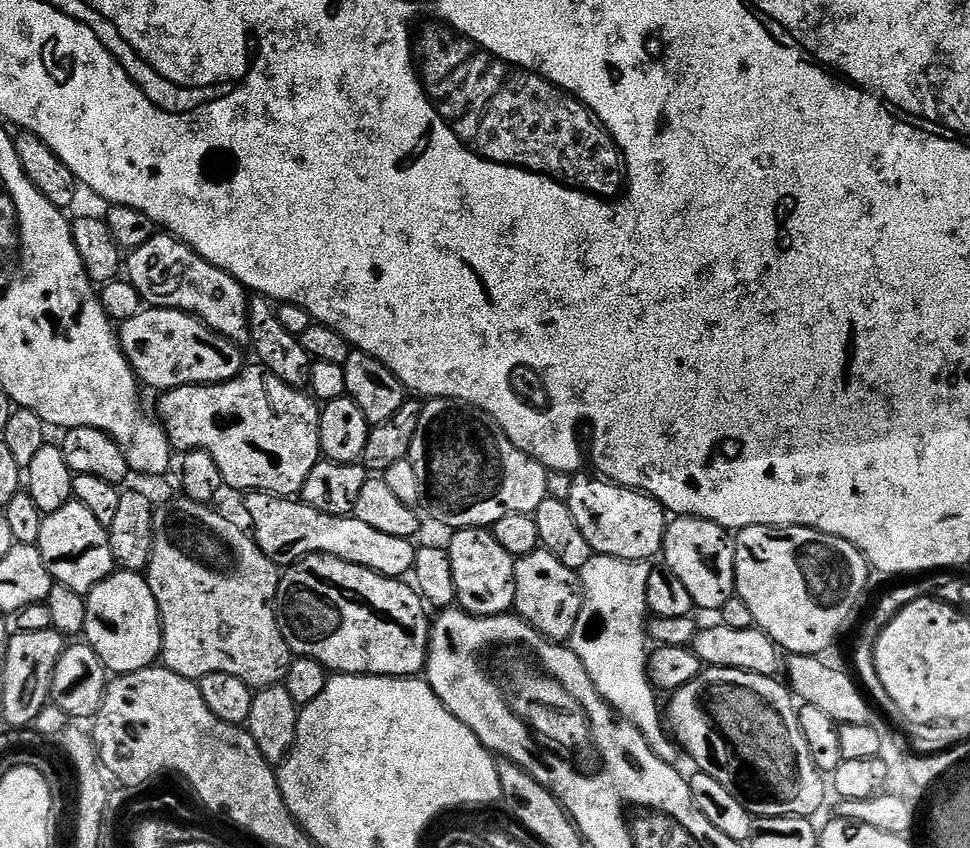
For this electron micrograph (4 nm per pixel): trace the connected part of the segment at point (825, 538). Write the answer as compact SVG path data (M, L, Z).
M750 526L741 528L735 533L736 546L736 595L746 602L746 606L754 614L754 622L761 632L765 632L776 644L776 647L793 656L820 656L840 636L840 631L848 624L848 619L856 612L864 591L868 588L868 572L870 565L864 555L850 542L838 538L834 534L826 534L822 530L803 528L802 526Z

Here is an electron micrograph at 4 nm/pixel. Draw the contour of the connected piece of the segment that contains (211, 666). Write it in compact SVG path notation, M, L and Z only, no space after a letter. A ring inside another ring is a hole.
M175 498L168 504L159 505L155 509L154 518L154 550L146 569L148 585L154 590L154 598L158 602L160 611L160 625L162 626L162 664L187 680L199 681L206 674L234 674L234 678L242 678L246 686L254 690L261 688L275 688L283 685L286 674L290 670L294 659L292 652L286 646L286 638L282 638L282 630L276 621L276 595L280 585L281 569L258 547L255 540L247 531L244 532L232 520L227 520L220 512L215 512L214 507L207 504L199 504L187 498Z

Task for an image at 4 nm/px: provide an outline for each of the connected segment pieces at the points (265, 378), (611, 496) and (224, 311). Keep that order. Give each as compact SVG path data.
M259 362L249 363L234 379L227 380L221 384L191 384L181 388L170 388L161 396L164 397L160 400L160 416L158 415L158 420L159 423L164 425L164 430L168 433L168 442L173 449L180 450L182 448L181 450L185 453L194 450L207 452L214 462L217 463L218 470L221 471L223 483L228 488L237 488L240 494L270 492L274 496L295 497L302 490L306 478L310 478L310 470L314 470L316 463L322 459L319 440L321 405L307 391L282 382L282 378L274 378L274 374L270 374L270 370L266 370L263 364Z
M584 475L572 476L570 498L566 503L570 514L574 514L574 522L578 522L578 530L582 530L586 542L590 542L593 553L645 562L651 561L651 556L659 557L664 546L664 532L670 523L663 506L645 492L623 488L595 475Z
M157 234L146 242L146 246L138 246L138 250L127 253L126 279L138 290L138 294L144 299L149 308L169 308L196 316L206 326L218 334L222 334L228 340L233 340L241 346L249 343L248 339L248 302L249 289L238 283L230 274L226 274L218 266L206 262L188 244L182 243L177 236Z

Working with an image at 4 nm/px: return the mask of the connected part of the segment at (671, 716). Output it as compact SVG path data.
M705 667L698 674L698 678L686 682L686 686L677 688L675 692L671 693L669 700L672 701L666 704L666 720L681 749L687 752L689 761L693 765L696 763L695 767L699 771L710 774L710 778L718 778L718 782L722 782L722 786L726 786L726 790L730 790L730 794L734 794L734 798L738 798L738 802L742 802L742 806L746 806L746 810L751 812L753 817L806 816L812 818L815 817L815 812L824 804L824 784L826 788L826 780L814 762L814 754L810 754L810 745L806 742L806 734L802 734L797 701L790 691L789 685L784 682L779 684L780 682L777 677L754 674L746 670Z

